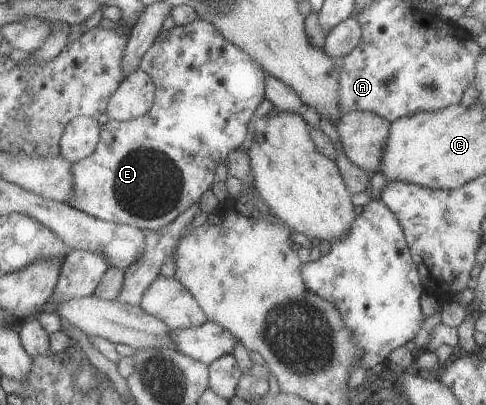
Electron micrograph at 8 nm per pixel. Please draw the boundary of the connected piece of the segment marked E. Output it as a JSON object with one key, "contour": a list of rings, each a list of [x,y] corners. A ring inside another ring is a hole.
{"contour":[[[203,19],[163,31],[142,59],[141,68],[156,81],[155,106],[139,119],[111,120],[103,125],[97,152],[73,166],[75,198],[69,204],[109,222],[156,231],[169,226],[197,204],[195,200],[199,200],[215,180],[215,166],[227,160],[231,152],[246,140],[249,122],[255,119],[253,114],[259,102],[266,98],[265,71],[248,52],[225,40],[216,25]]]}

